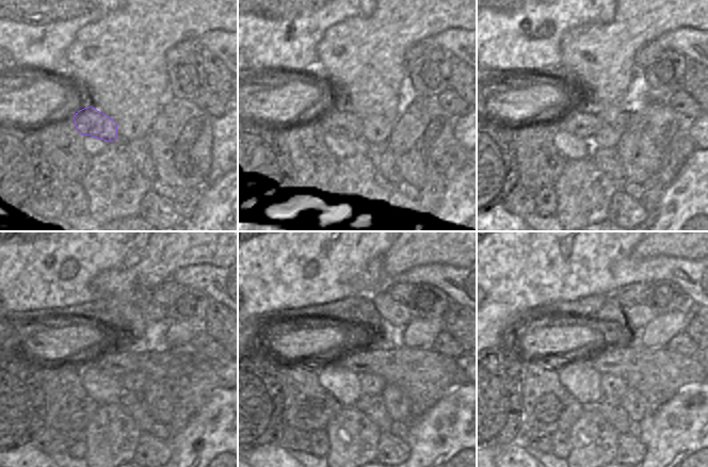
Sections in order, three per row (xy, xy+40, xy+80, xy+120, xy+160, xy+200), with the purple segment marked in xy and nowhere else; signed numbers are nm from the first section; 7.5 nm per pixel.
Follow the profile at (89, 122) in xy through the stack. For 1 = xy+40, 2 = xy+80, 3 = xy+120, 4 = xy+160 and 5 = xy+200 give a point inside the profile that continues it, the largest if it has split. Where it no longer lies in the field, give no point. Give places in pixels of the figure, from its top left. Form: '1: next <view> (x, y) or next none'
1: next xy+40 (347, 125)
2: next xy+80 (581, 124)
3: next xy+120 (171, 369)
4: next xy+160 (420, 372)
5: next xy+200 (656, 372)

